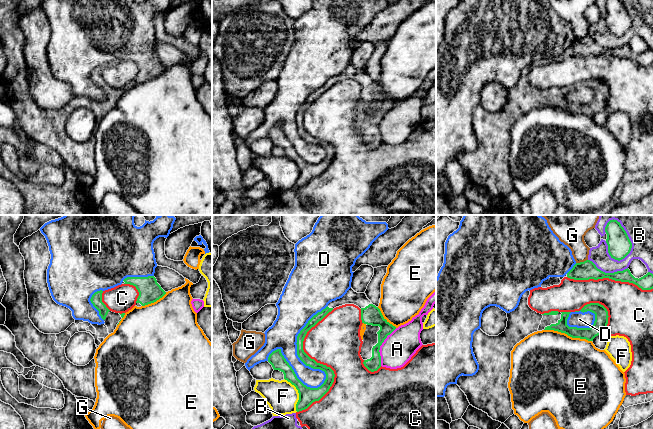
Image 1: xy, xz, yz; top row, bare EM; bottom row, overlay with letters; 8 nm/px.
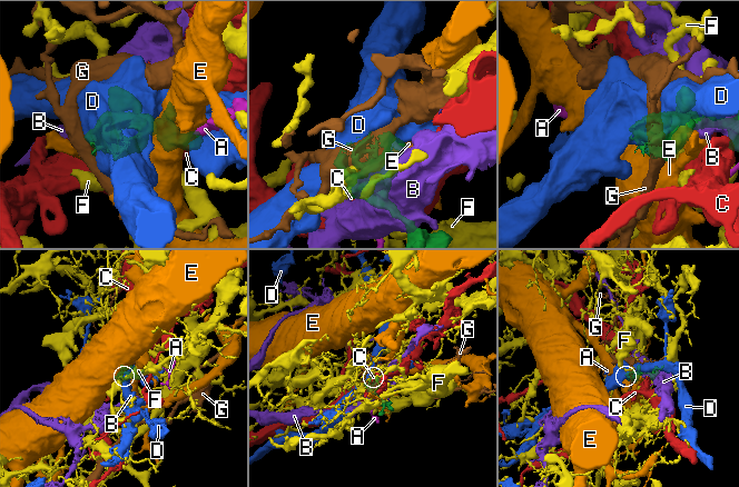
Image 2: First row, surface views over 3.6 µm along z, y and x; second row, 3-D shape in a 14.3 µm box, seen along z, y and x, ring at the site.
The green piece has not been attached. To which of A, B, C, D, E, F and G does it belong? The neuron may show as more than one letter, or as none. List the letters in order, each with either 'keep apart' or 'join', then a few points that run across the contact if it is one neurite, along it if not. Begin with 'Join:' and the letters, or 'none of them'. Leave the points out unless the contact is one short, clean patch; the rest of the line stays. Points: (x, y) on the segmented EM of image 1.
Join: none of them
A: keep apart
B: keep apart
C: keep apart
D: keep apart
E: keep apart
F: keep apart
G: keep apart

